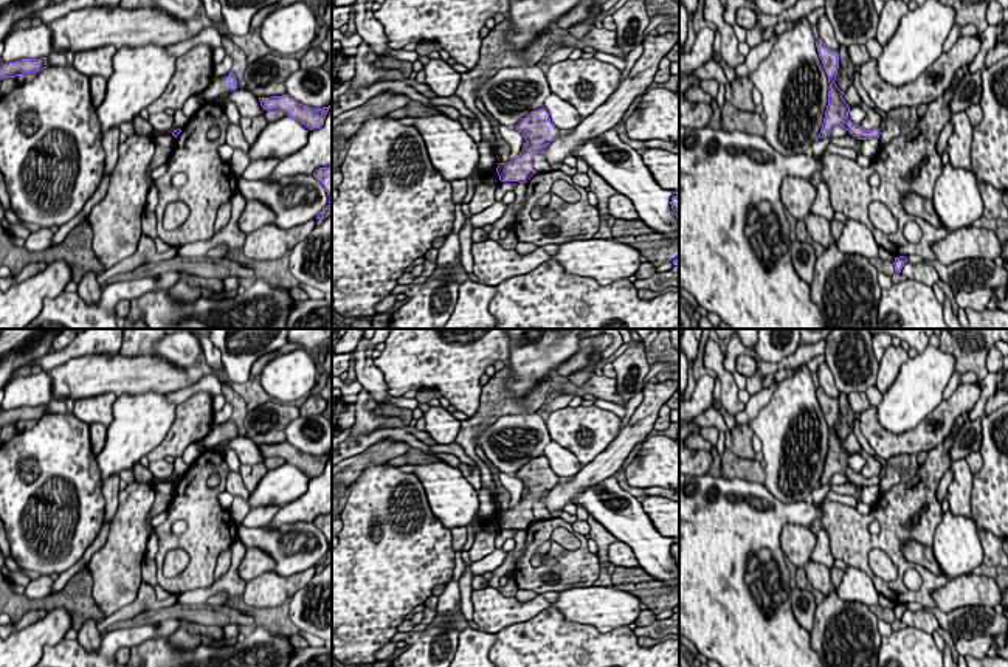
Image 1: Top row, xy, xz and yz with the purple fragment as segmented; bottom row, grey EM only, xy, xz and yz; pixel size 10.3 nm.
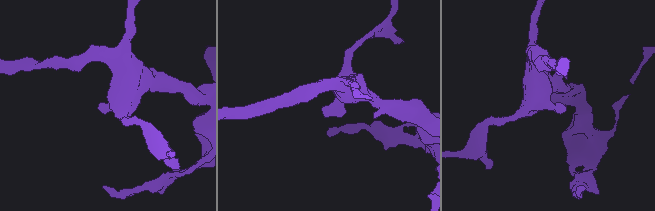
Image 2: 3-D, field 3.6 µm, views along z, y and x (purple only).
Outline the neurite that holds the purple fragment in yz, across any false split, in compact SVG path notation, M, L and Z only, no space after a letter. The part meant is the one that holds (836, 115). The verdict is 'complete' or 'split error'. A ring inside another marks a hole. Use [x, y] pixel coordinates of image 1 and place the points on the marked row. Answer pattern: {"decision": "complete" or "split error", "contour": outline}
{"decision": "complete", "contour": "M822 39L816 42L816 47L830 82L828 105L825 110L825 118L819 138L830 137L834 127L844 127L845 130L850 132L850 135L859 140L879 138L881 135L879 129L865 130L862 126L858 126L848 119L850 107L842 99L844 92L841 92L834 82L839 68L839 53L827 48Z"}

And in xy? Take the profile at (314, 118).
{"decision": "complete", "contour": "M288 95L259 98L259 101L264 110L273 110L273 109L282 110L287 116L298 119L310 130L319 129L324 124L326 115L332 107L330 104L329 107L312 109L296 102Z"}

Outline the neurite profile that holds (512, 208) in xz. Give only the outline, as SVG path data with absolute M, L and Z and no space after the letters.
M516 181L513 189L515 200L512 203L507 203L504 216L492 225L493 228L488 233L488 239L498 240L499 231L506 230L509 223L515 223L518 211L523 209L523 206L526 205L526 189L526 183Z

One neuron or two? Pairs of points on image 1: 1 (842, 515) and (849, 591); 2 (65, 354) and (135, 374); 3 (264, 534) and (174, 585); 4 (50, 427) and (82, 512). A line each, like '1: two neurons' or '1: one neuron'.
1: two neurons
2: two neurons
3: two neurons
4: one neuron

